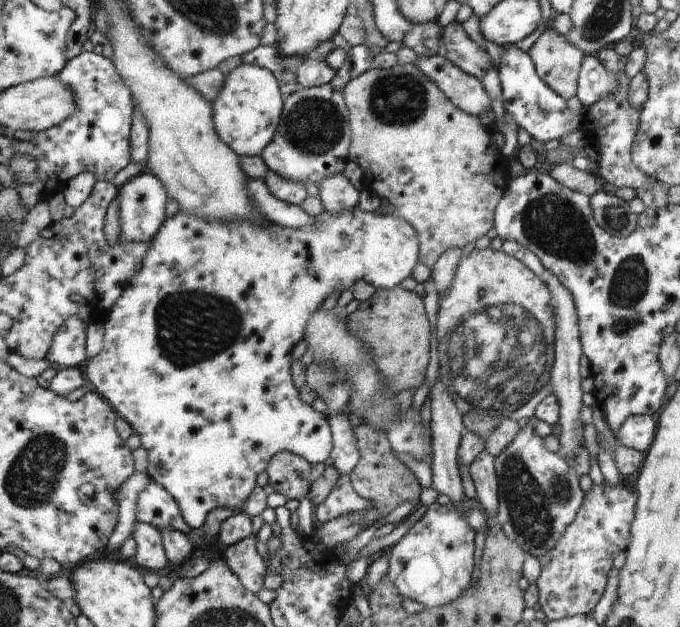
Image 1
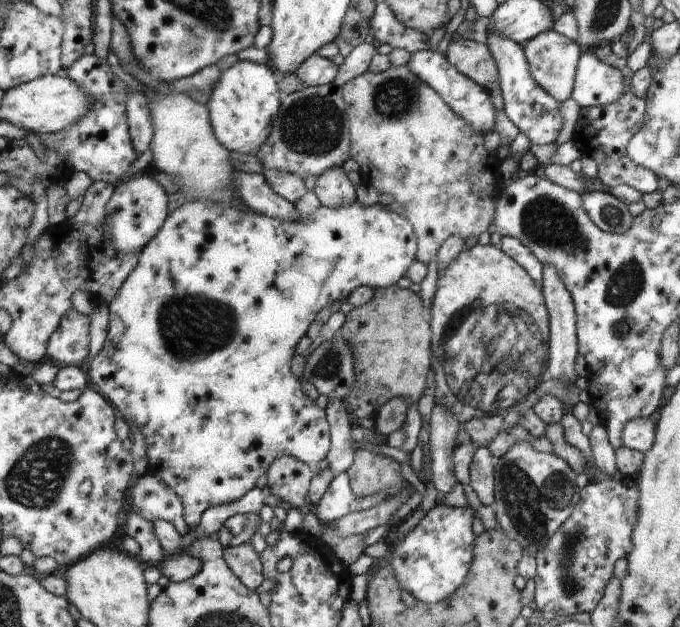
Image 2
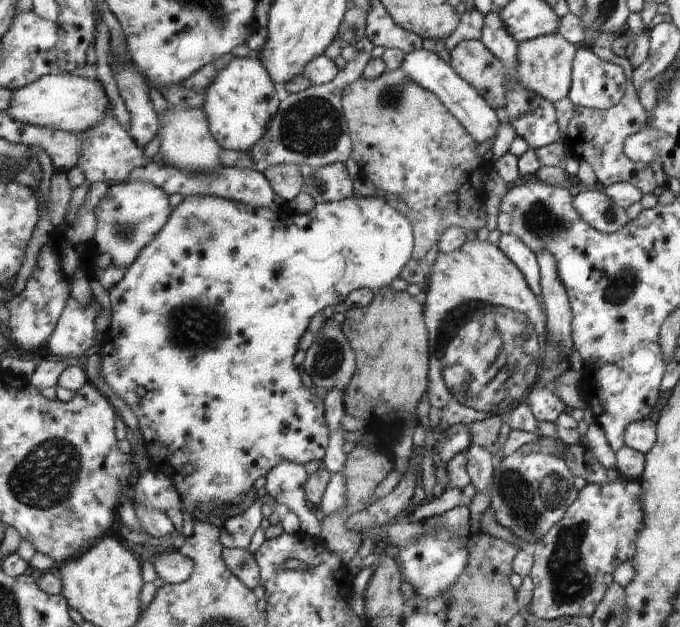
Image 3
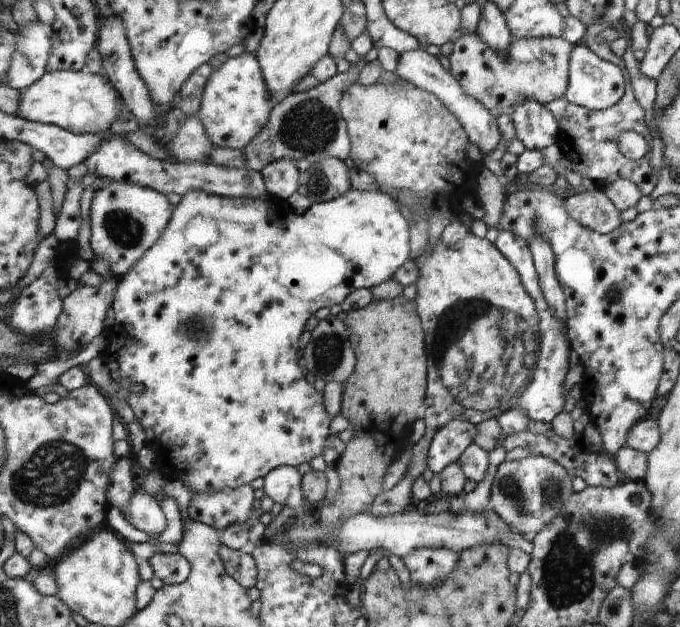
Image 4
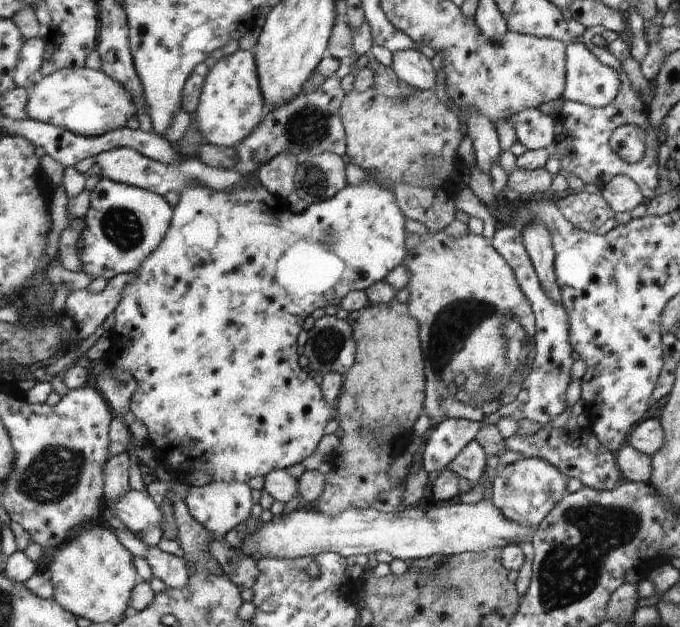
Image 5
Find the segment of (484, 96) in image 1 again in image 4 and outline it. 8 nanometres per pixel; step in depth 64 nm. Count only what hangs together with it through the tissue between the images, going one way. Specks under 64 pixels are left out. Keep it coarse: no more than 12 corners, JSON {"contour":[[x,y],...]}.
{"contour":[[424,47],[402,52],[394,74],[442,100],[484,159],[497,119]]}

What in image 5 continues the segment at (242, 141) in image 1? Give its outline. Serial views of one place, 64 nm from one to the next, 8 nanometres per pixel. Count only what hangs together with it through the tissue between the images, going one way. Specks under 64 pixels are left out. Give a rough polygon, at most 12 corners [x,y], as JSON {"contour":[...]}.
{"contour":[[254,55],[209,68],[192,121],[235,147],[264,118]]}

